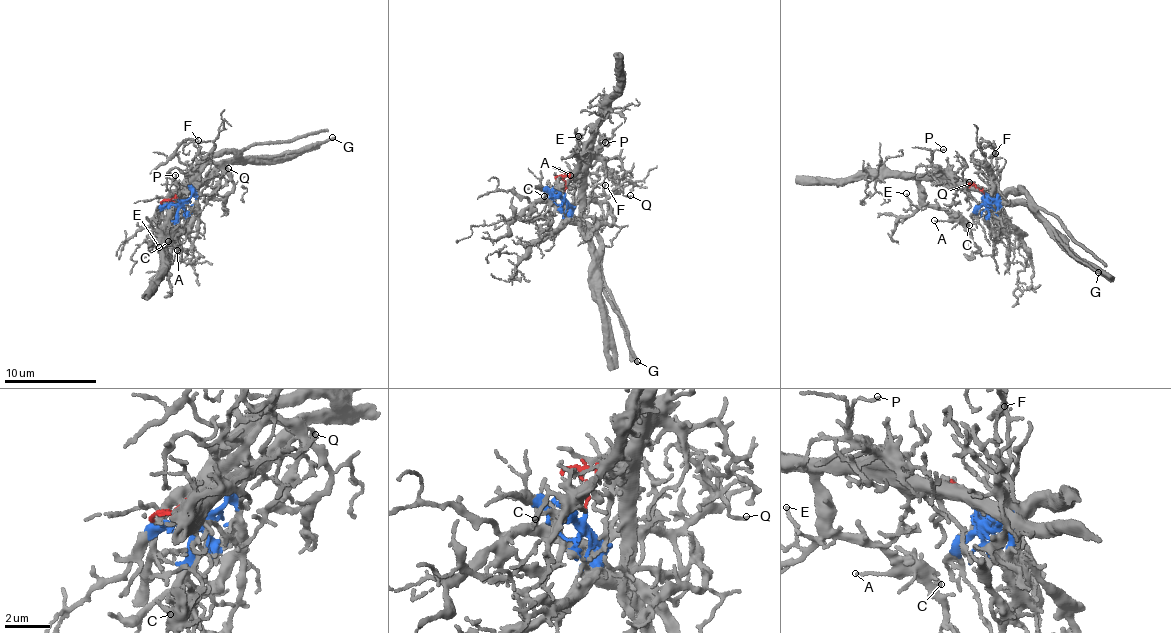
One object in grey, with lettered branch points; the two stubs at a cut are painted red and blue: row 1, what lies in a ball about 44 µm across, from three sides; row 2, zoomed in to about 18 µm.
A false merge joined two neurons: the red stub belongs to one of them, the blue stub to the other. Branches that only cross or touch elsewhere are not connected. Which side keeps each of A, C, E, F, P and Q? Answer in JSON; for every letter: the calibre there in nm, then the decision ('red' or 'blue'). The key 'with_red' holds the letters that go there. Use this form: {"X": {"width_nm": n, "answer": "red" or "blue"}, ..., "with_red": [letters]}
{"A": {"width_nm": 110, "answer": "red"}, "C": {"width_nm": 170, "answer": "red"}, "E": {"width_nm": 130, "answer": "red"}, "F": {"width_nm": 100, "answer": "blue"}, "P": {"width_nm": 110, "answer": "red"}, "Q": {"width_nm": 120, "answer": "red"}, "with_red": ["A", "C", "E", "P", "Q"]}

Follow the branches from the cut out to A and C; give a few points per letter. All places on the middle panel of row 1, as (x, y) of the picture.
A: (565, 193), (563, 178), (578, 176), (581, 179), (567, 183), (571, 175)
C: (565, 193), (566, 176), (578, 176), (579, 179), (555, 184), (543, 196)

